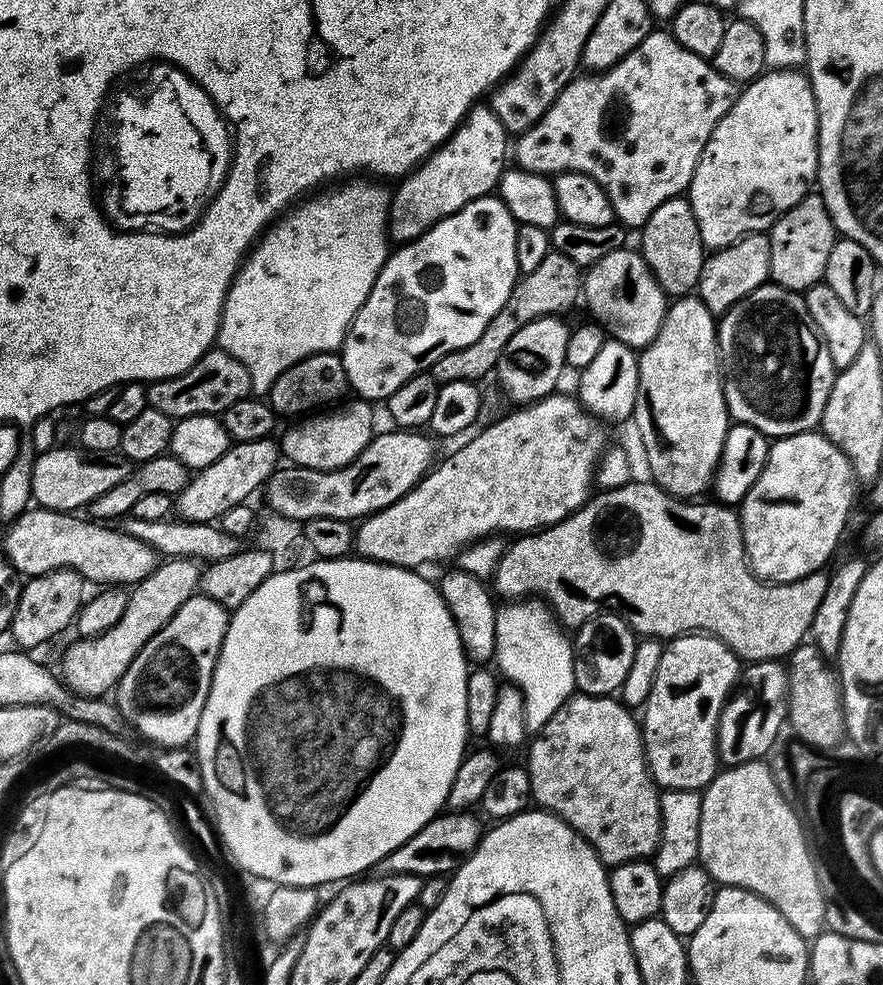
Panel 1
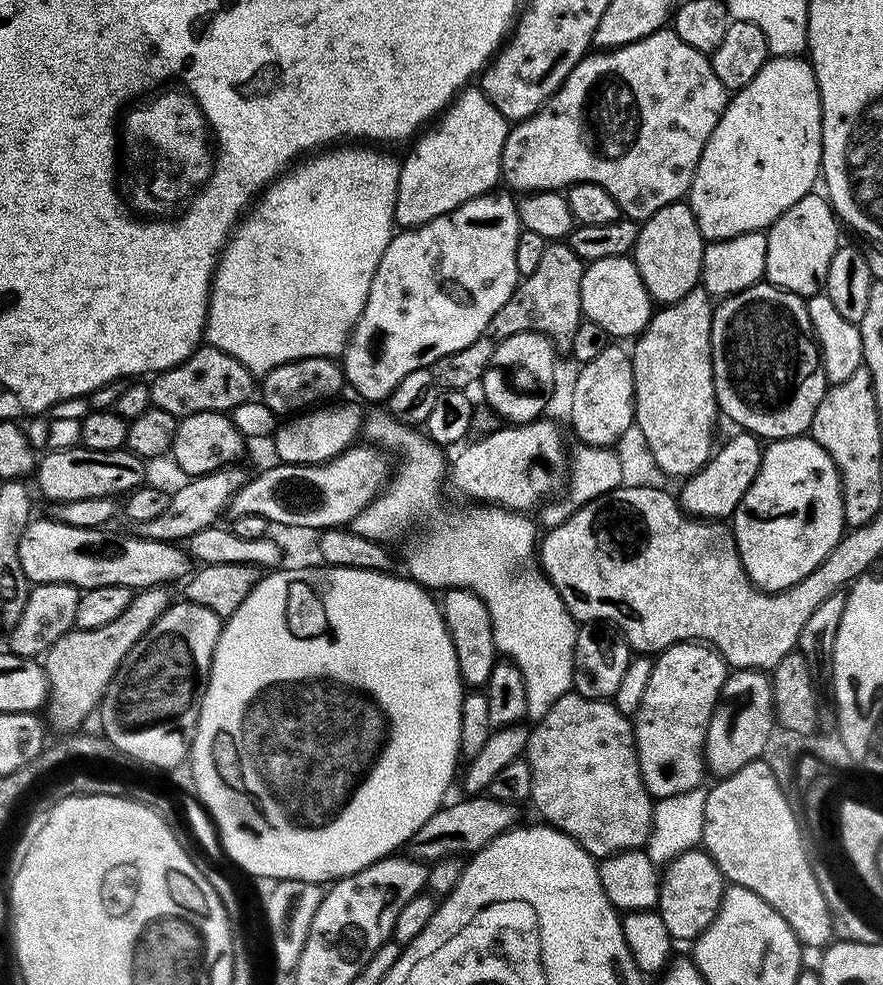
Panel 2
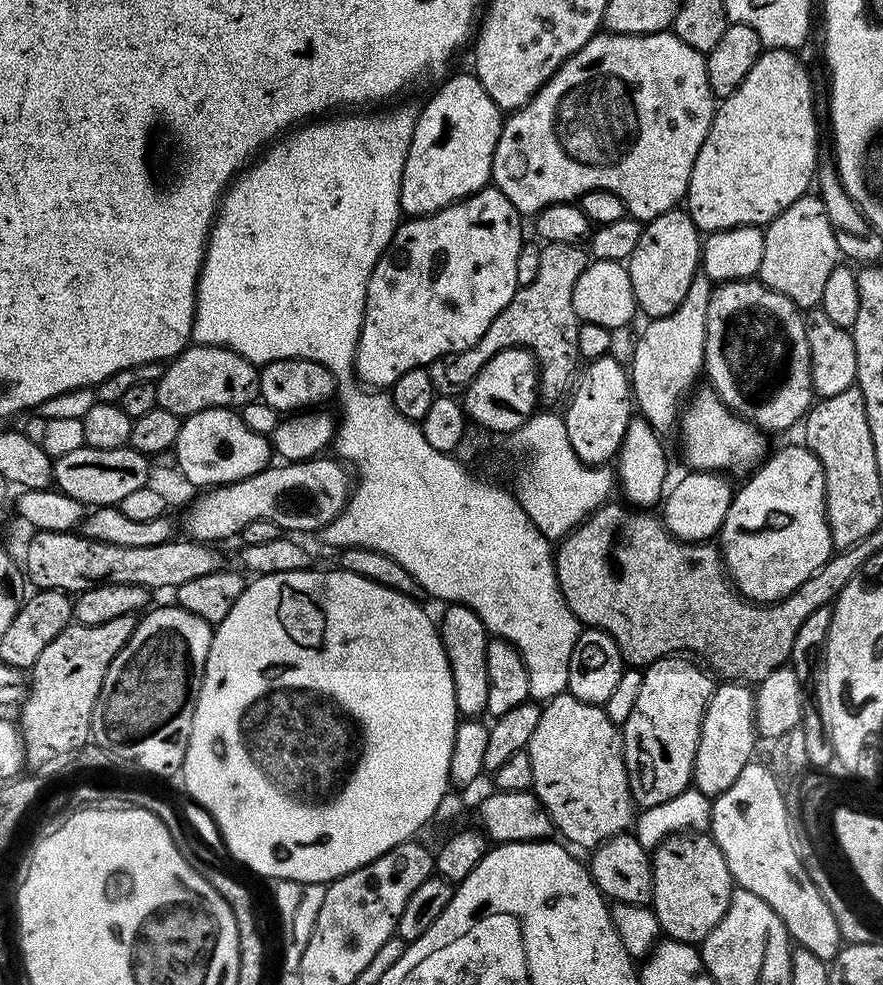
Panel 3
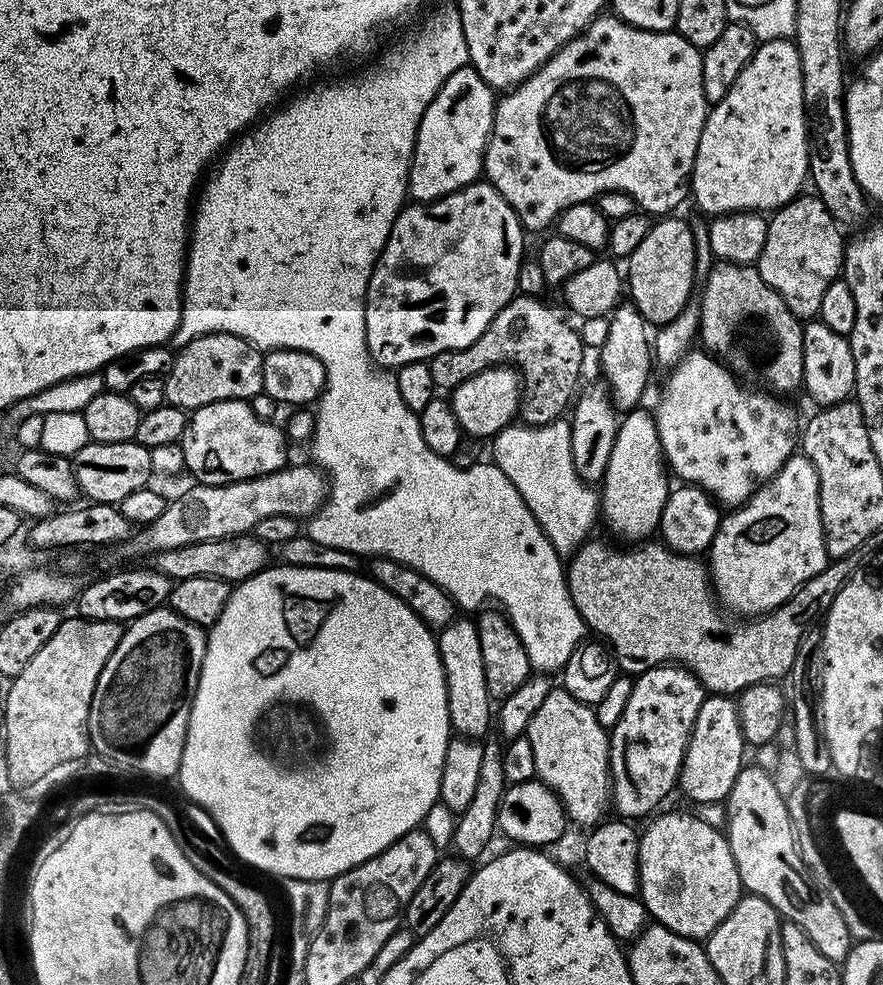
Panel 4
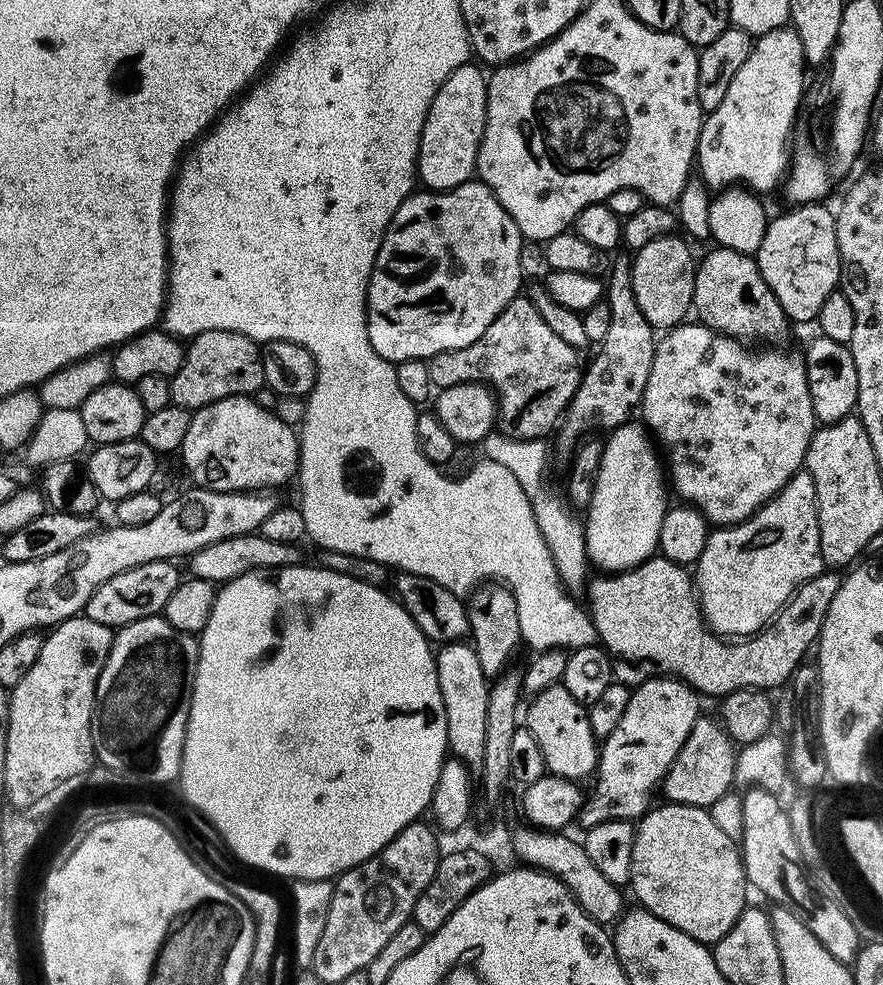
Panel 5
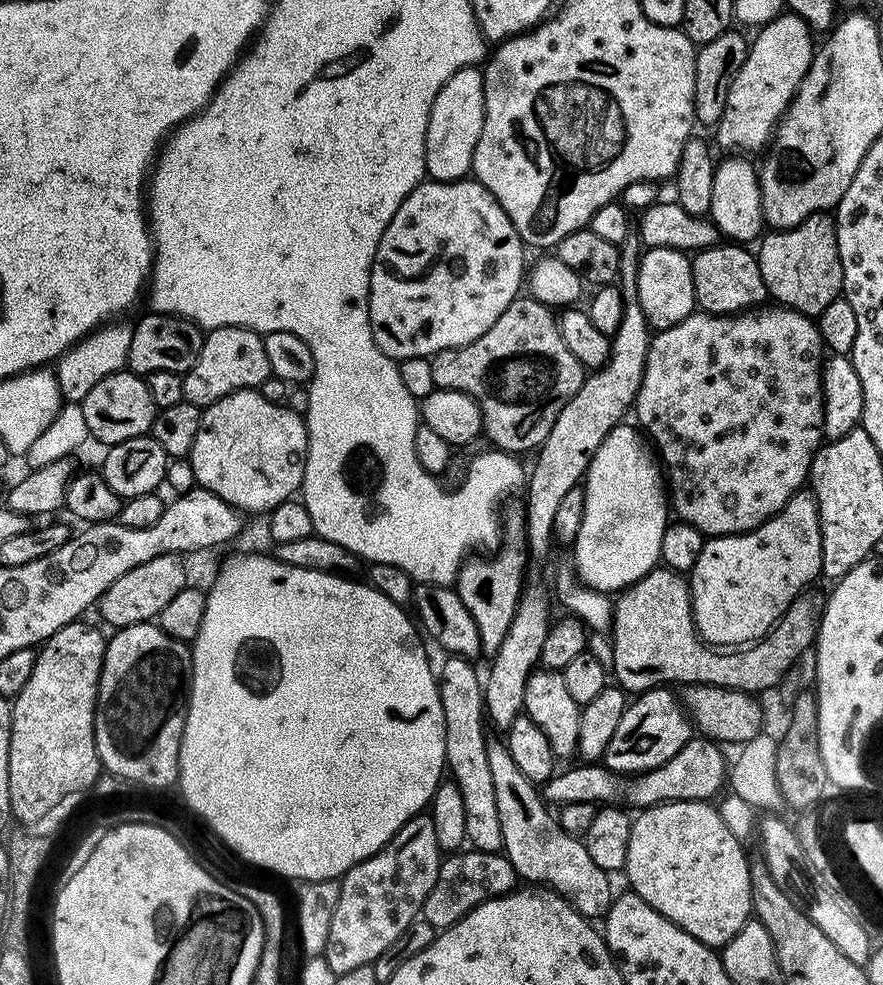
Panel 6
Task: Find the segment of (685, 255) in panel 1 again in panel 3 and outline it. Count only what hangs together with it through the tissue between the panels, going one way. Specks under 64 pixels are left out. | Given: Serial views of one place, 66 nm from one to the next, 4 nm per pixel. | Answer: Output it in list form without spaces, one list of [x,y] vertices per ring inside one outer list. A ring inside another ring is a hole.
[[[673,210],[662,214],[644,224],[642,238],[638,238],[638,246],[634,246],[634,254],[626,261],[626,267],[630,274],[637,309],[641,313],[645,312],[652,320],[661,320],[662,317],[678,310],[682,298],[686,297],[690,282],[694,281],[695,272],[702,268],[702,233],[687,211]]]

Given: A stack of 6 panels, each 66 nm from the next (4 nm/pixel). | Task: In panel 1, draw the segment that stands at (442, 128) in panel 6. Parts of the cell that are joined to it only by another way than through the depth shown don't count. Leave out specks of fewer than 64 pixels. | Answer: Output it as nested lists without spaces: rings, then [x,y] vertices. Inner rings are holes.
[[[491,107],[469,110],[449,140],[431,152],[414,171],[399,181],[388,205],[388,235],[393,241],[416,240],[442,218],[462,210],[470,202],[489,195],[506,170],[504,155],[510,152],[510,134],[498,122]]]

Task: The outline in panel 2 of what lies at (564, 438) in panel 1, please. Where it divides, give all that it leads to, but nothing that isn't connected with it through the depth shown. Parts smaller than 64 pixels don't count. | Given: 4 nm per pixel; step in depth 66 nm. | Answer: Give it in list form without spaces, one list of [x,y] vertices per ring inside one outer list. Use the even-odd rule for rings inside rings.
[[[541,418],[538,420],[531,420],[528,424],[513,424],[511,426],[500,426],[504,428],[500,428],[497,432],[492,432],[489,436],[484,436],[481,440],[473,439],[471,442],[465,443],[463,447],[459,449],[460,453],[456,456],[456,461],[451,461],[450,464],[450,484],[452,480],[452,488],[457,492],[460,496],[465,496],[465,501],[468,502],[479,502],[481,504],[494,504],[497,508],[510,508],[514,512],[522,512],[525,514],[531,513],[531,508],[533,510],[539,509],[541,505],[545,502],[551,501],[553,499],[552,496],[556,491],[563,489],[566,484],[566,477],[570,472],[570,456],[566,451],[564,453],[564,436],[560,433],[560,428],[556,424],[551,424],[548,421],[548,418]]]

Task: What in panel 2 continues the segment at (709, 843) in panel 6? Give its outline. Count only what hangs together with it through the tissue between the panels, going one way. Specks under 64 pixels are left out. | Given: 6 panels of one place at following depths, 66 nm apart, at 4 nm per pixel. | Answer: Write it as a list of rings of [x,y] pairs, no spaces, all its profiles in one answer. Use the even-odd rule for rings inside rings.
[[[693,850],[669,861],[662,872],[658,911],[673,941],[695,941],[714,922],[724,897],[726,881],[707,851]]]

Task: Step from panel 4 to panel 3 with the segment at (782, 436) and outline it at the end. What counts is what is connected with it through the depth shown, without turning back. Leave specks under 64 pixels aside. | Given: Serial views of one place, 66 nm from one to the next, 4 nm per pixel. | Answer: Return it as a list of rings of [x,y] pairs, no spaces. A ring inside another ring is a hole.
[[[698,393],[692,405],[683,409],[678,420],[678,429],[684,438],[684,460],[689,464],[687,467],[693,472],[709,474],[732,472],[735,468],[755,469],[766,456],[765,433],[751,419],[748,420],[735,416],[714,393]]]

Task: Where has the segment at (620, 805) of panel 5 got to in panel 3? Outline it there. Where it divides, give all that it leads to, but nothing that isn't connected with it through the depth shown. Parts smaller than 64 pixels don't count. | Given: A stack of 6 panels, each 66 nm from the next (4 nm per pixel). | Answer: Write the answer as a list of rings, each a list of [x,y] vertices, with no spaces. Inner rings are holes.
[[[673,654],[665,656],[662,660],[656,660],[643,669],[641,676],[644,677],[640,680],[640,689],[632,700],[628,721],[624,724],[625,730],[628,731],[628,745],[624,748],[624,765],[622,765],[628,778],[631,803],[637,809],[656,807],[675,796],[682,795],[690,788],[692,762],[696,757],[696,746],[700,741],[702,718],[714,691],[713,677],[699,663],[696,665],[691,662],[696,663],[691,659]]]

